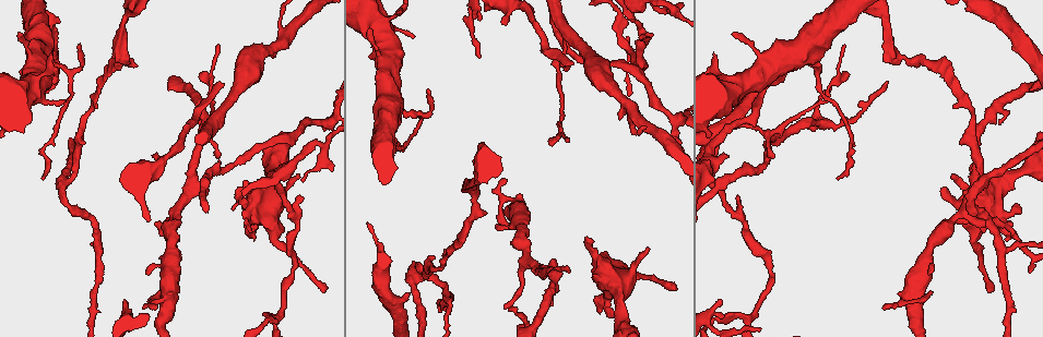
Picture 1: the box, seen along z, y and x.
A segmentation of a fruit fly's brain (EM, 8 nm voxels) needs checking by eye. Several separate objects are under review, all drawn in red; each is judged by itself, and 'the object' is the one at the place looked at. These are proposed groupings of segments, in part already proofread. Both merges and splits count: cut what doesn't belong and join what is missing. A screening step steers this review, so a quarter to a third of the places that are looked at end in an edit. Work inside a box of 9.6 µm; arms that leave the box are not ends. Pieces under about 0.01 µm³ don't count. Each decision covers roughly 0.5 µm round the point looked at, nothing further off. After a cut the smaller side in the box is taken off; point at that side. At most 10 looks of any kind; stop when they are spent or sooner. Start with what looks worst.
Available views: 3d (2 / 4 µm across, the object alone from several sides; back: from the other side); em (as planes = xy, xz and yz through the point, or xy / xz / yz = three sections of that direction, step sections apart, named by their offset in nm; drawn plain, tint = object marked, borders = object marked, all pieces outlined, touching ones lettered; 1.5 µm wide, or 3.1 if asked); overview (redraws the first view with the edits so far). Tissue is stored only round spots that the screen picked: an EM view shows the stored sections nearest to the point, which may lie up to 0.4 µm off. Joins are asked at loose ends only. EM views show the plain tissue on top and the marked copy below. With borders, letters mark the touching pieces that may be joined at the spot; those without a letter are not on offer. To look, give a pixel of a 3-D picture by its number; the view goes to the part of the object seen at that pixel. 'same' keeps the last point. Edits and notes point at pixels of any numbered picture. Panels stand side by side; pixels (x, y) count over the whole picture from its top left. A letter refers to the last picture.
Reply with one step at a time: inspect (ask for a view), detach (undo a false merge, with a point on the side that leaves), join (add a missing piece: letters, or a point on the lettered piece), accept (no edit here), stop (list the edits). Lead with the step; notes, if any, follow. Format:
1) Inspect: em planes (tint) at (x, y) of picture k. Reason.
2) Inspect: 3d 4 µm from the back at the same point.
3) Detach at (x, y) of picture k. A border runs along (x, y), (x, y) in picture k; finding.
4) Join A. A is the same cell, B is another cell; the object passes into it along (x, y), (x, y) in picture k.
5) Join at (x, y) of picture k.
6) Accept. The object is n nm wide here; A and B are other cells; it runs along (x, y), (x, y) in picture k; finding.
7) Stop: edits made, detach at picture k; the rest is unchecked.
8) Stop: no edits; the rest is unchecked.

Inspect: 3d 2 µm from the back at (952, 175) of picture 1. Thin end.

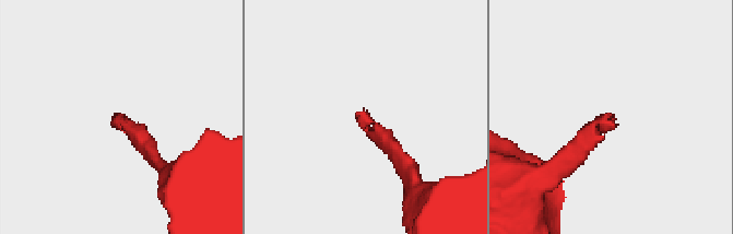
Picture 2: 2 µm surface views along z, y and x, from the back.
Inspect: em planes (borders) at (611, 122) of picture 2.

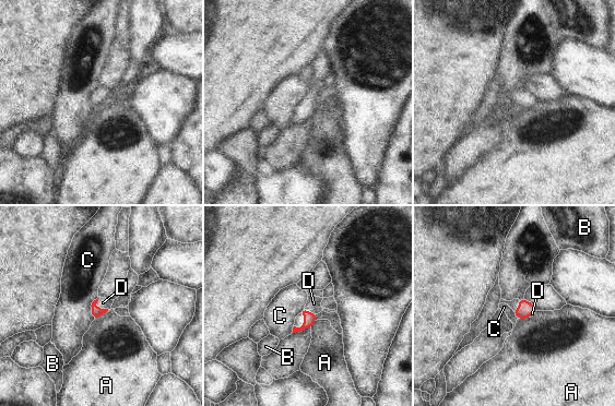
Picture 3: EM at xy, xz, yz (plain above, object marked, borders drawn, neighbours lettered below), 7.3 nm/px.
Join D. D is the same cell, A, B and C are other cells; it goes on there.

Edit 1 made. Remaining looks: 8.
Inspect: em planes (tint) at (554, 259) of picture 1.

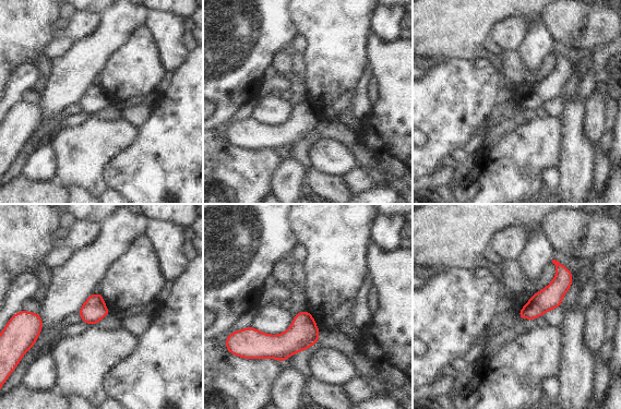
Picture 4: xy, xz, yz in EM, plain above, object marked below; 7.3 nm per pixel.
Inspect: em planes (borders) at the same point. See the neighbours.

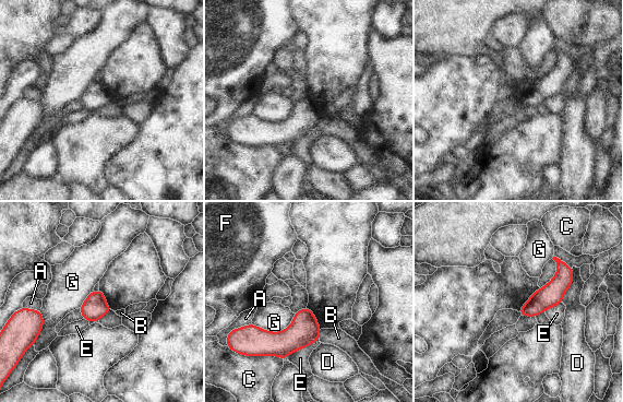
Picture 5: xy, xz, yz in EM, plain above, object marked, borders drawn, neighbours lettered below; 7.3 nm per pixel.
Accept. The object is 150 nm wide here; A, B, C, D, E, F and G are other cells; a border runs along (296, 314), (280, 331), (252, 323) in picture 5; none of them fits.

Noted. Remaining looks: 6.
Inspect: em planes (borders) at (151, 155) of picture 1. Branch stops here.

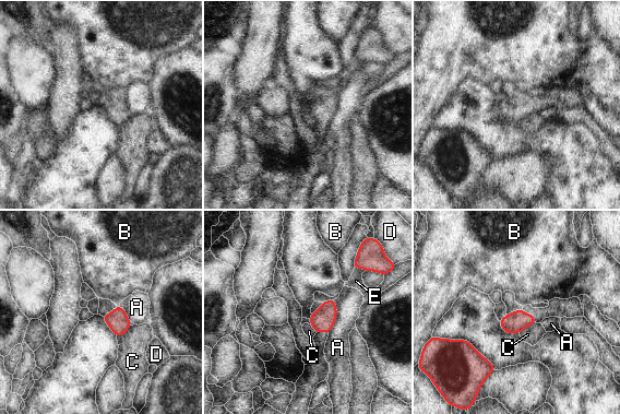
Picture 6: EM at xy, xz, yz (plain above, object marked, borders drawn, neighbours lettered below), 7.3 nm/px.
Accept. The longest contact is with A, 170 nm; A, B, C, D and E are other cells; a border runs along (131, 326), (117, 336) in picture 6; no lettered piece goes on from it.

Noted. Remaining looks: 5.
Inspect: em yz step 8 (tint) at (300, 196) of picture 1. Thin end.

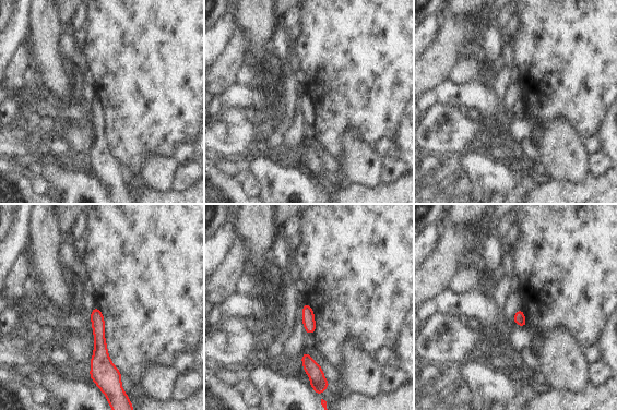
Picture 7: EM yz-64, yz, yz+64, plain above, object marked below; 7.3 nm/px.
Inspect: em yz step 8 (borders) at the same point.

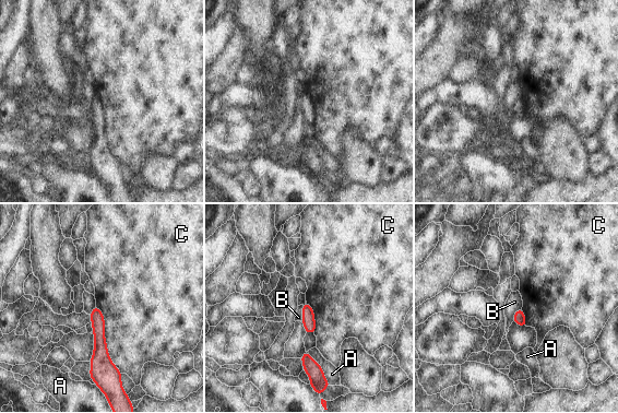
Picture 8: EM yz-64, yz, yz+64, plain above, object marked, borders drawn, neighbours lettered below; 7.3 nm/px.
Accept. A, B and C are other cells; a border runs along (96, 305), (107, 354), (121, 373) in picture 8; none of them fits.

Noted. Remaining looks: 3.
Stop: edits made, join at picture 3; the rest is unchecked.

